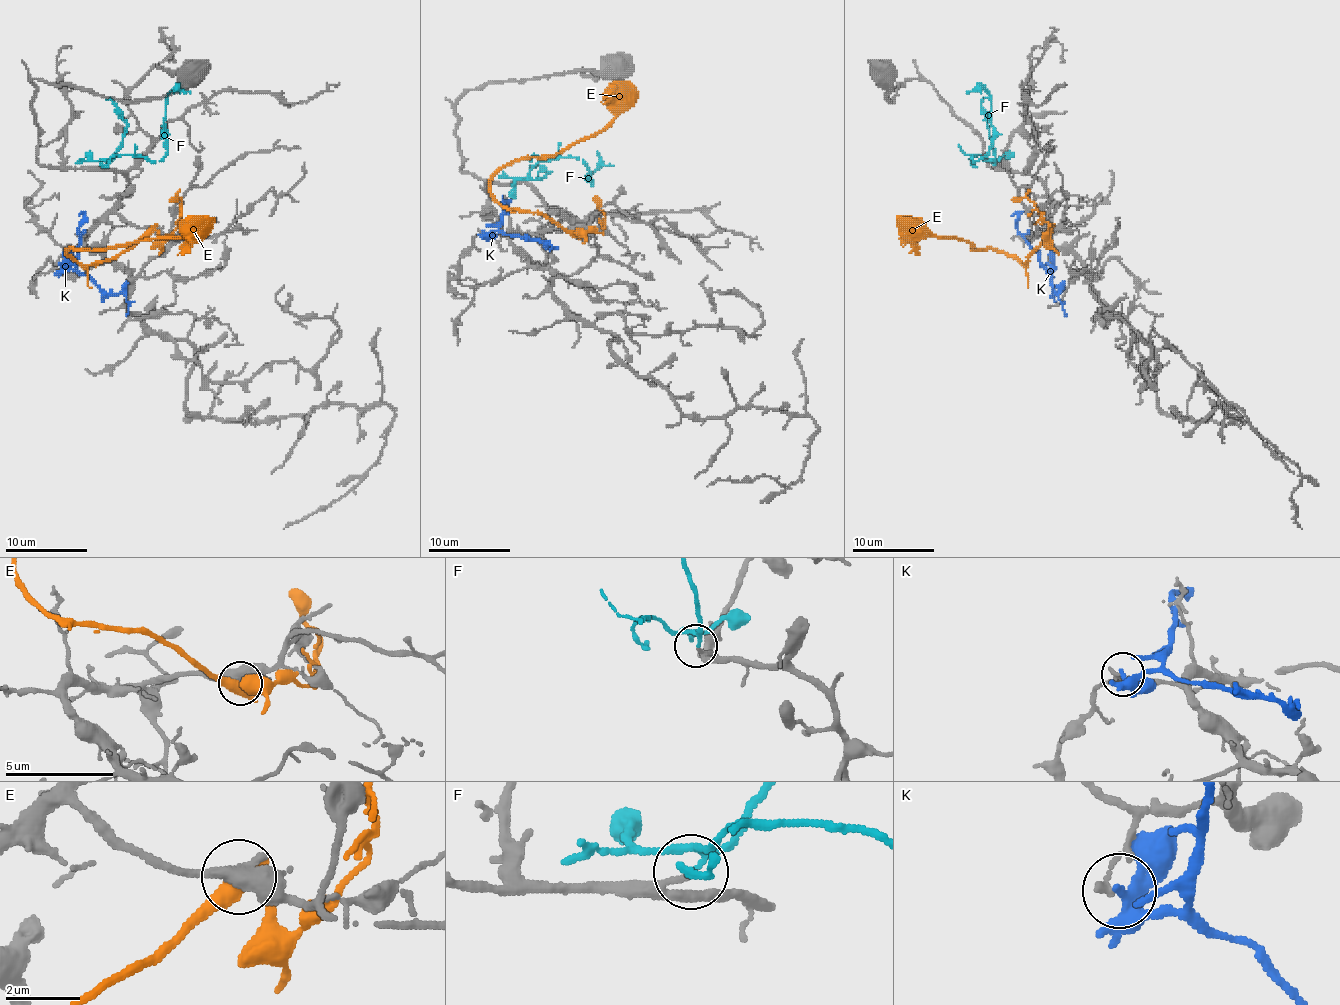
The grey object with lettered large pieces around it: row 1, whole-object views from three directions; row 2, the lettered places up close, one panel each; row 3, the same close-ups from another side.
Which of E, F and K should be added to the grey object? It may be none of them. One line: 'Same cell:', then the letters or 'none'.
Same cell: F

